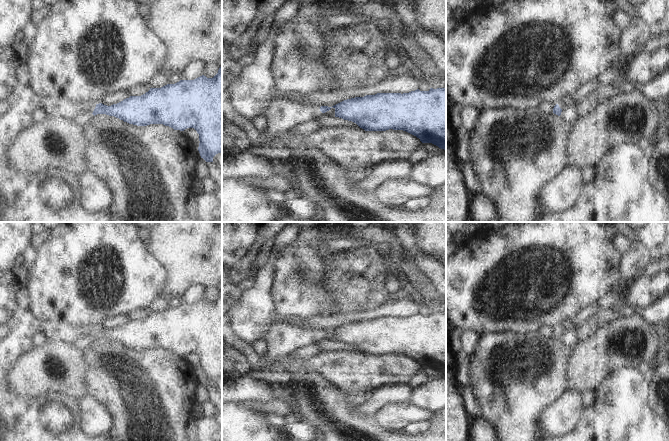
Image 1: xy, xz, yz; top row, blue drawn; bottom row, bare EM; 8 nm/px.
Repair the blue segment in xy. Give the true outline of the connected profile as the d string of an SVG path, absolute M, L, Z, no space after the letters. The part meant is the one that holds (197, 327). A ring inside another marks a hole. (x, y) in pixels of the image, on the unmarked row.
M222 290L213 302L202 299L161 312L150 312L141 320L130 320L111 330L74 327L55 320L42 322L47 341L69 344L91 336L114 340L137 350L163 348L174 354L194 352L199 358L198 375L206 386L222 376Z

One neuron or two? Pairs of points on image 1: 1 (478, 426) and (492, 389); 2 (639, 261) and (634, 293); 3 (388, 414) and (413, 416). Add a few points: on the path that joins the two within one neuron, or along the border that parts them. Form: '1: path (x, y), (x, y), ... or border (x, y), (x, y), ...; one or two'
1: border (482, 417), (488, 420), (497, 430); two
2: path (636, 269), (636, 285); one
3: path (394, 414), (407, 414); one

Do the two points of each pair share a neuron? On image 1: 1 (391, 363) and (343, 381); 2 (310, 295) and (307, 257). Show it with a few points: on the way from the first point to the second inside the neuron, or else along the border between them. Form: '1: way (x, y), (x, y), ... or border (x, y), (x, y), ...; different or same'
1: way (379, 366), (371, 372), (355, 373); same
2: way (308, 286), (312, 270), (308, 266); same

